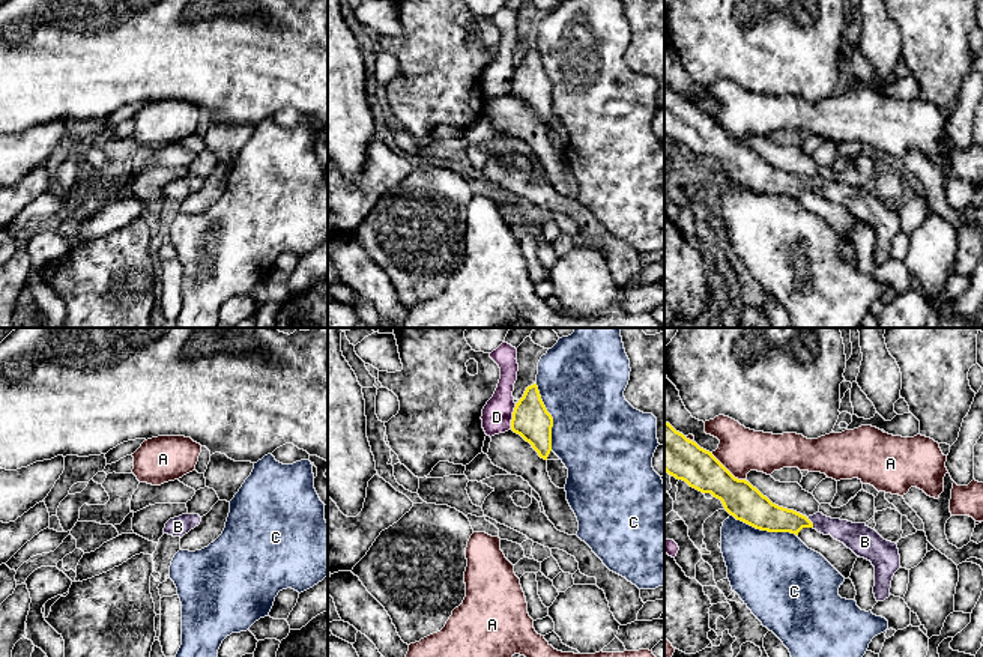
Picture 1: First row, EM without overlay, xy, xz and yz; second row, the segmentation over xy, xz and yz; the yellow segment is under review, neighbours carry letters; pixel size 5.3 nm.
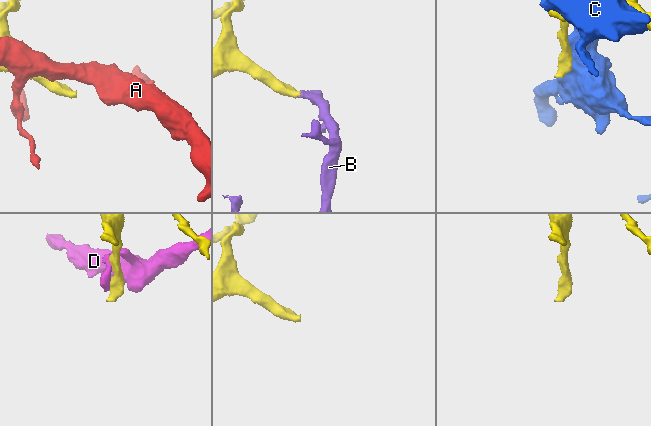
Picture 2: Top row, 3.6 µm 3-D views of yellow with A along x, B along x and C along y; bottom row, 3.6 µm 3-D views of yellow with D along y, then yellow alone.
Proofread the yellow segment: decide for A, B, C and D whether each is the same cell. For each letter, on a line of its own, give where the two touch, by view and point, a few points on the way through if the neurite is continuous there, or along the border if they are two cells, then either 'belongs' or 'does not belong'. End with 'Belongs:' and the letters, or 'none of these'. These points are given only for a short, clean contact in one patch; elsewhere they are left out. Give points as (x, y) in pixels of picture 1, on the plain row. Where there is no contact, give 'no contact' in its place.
A: contact yz (728, 134); does not belong
B: contact yz (810, 185); way yz (765, 179), (792, 185), (810, 185), (830, 188), (854, 199); belongs
C: contact xz (550, 80); does not belong
D: contact xz (513, 80); border xz (516, 66), (511, 75), (510, 92); does not belong
Belongs: B

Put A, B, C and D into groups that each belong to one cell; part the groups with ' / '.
A / B / C / D

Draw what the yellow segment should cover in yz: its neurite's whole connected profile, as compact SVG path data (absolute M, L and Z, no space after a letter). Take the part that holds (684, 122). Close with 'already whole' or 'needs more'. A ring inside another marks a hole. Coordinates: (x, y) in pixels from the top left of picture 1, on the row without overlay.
M666 84L664 134L702 156L711 156L730 179L756 192L798 198L803 191L813 191L824 198L830 197L857 220L872 226L876 265L890 260L893 239L900 232L899 212L866 186L831 182L822 176L806 180L773 167L749 144L735 141L712 116L687 102Z | needs more

